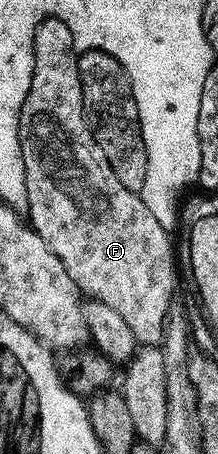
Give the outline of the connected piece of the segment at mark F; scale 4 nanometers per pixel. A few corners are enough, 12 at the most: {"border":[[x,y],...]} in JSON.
{"border":[[64,20],[18,125],[28,221],[87,299],[158,344],[171,231],[82,109]]}

